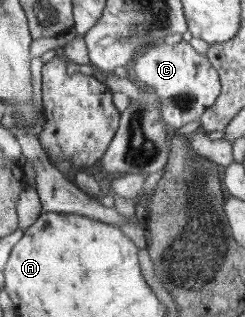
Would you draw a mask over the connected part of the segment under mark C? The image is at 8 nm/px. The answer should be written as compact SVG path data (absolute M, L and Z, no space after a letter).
M176 40L147 48L132 65L133 77L149 91L160 95L162 118L176 129L188 123L201 121L206 110L212 106L220 94L220 75L209 62L207 55L201 55L188 43Z

